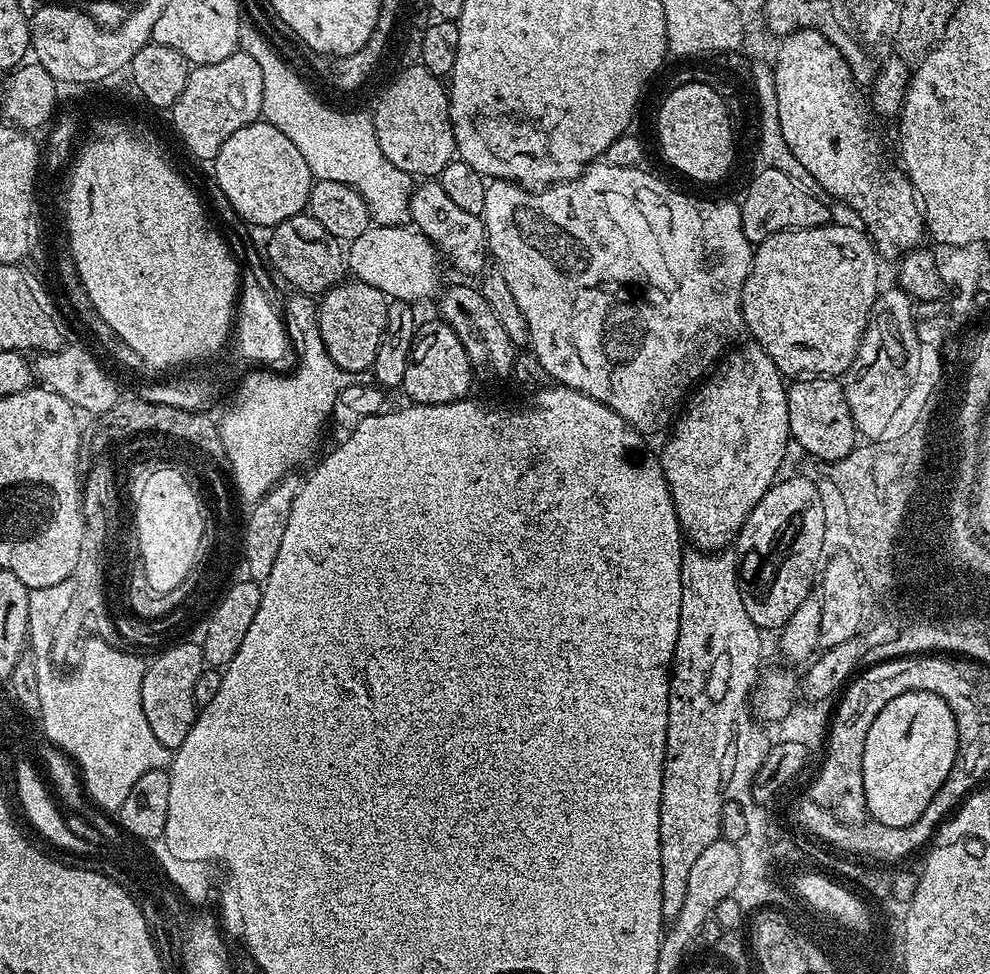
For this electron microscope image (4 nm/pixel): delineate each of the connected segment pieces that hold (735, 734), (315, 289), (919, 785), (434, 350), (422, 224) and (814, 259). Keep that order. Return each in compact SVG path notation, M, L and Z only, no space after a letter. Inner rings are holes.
M699 550L685 551L683 558L680 560L680 577L682 578L682 614L680 615L680 625L678 626L678 642L676 643L676 655L672 662L672 671L668 682L668 725L666 726L666 750L664 751L664 773L662 774L662 802L660 803L660 853L662 854L662 910L665 917L675 918L682 910L682 904L686 902L686 882L690 882L690 866L694 866L694 861L700 857L702 850L706 850L706 846L710 846L710 842L721 839L720 823L722 822L722 806L726 799L726 794L731 788L747 789L751 785L752 778L762 766L762 762L766 758L768 749L770 747L770 739L759 728L757 721L754 719L753 705L750 703L750 697L753 695L754 689L758 683L758 673L756 671L760 668L760 636L762 636L761 629L757 628L756 623L750 618L750 614L746 614L746 606L742 606L742 594L740 593L740 586L738 583L738 560L731 551L721 550L719 552L702 552Z
M301 214L294 218L286 218L286 222L276 225L267 233L268 236L268 254L266 252L266 260L272 268L292 287L297 293L313 298L319 298L325 292L329 292L335 285L341 283L346 276L346 252L342 247L341 241L334 238L334 234L330 234L330 230L326 230L326 226L321 226L313 216Z
M916 688L912 692L898 694L894 702L886 702L886 706L882 706L882 714L874 718L872 732L866 734L866 750L862 754L868 815L884 826L904 827L914 822L946 782L947 776L954 772L960 755L959 737L954 714L938 694Z
M435 322L428 329L421 331L412 345L412 357L406 366L406 378L402 385L402 392L409 396L412 404L453 404L456 400L465 399L472 388L474 373L470 366L470 358L466 358L466 346L458 339L458 334L450 330L450 326L443 322Z
M428 178L413 187L408 214L414 228L435 245L439 255L443 257L445 261L448 259L458 271L465 272L468 276L477 275L476 277L479 277L481 273L485 271L484 259L487 261L490 253L488 250L488 235L484 229L483 219L474 214L469 214L467 210L459 208L459 206L448 197L446 190L442 190L439 179Z
M829 222L817 228L791 228L790 230L775 232L774 234L770 234L770 238L766 238L762 243L755 245L752 254L750 274L742 286L742 314L744 315L744 326L747 335L752 335L749 337L751 337L755 343L759 344L762 350L766 350L766 354L770 354L774 366L778 366L780 375L785 378L843 377L858 354L858 346L864 337L864 331L868 325L868 319L870 318L870 310L874 306L874 302L878 295L876 283L880 280L880 268L876 265L878 253L875 243L870 239L867 231L861 230L859 227L856 227L857 229L847 228L844 224L836 223L837 222Z

